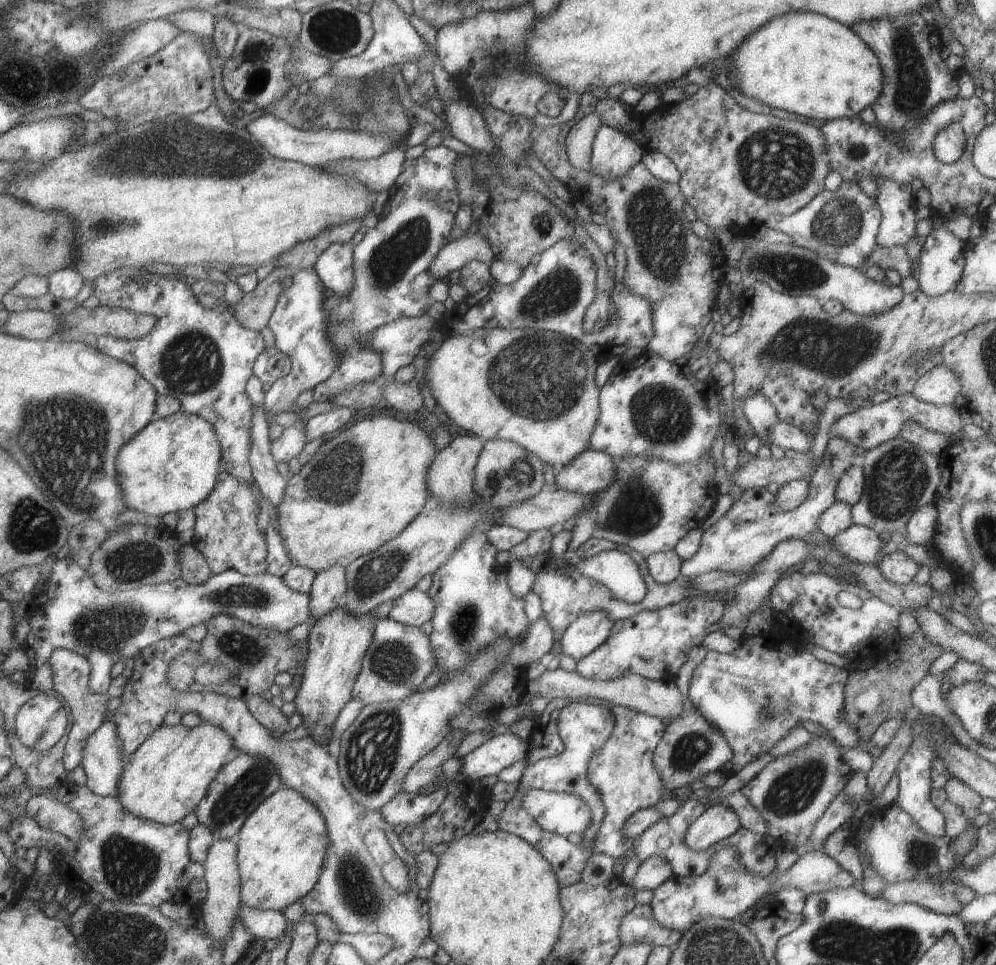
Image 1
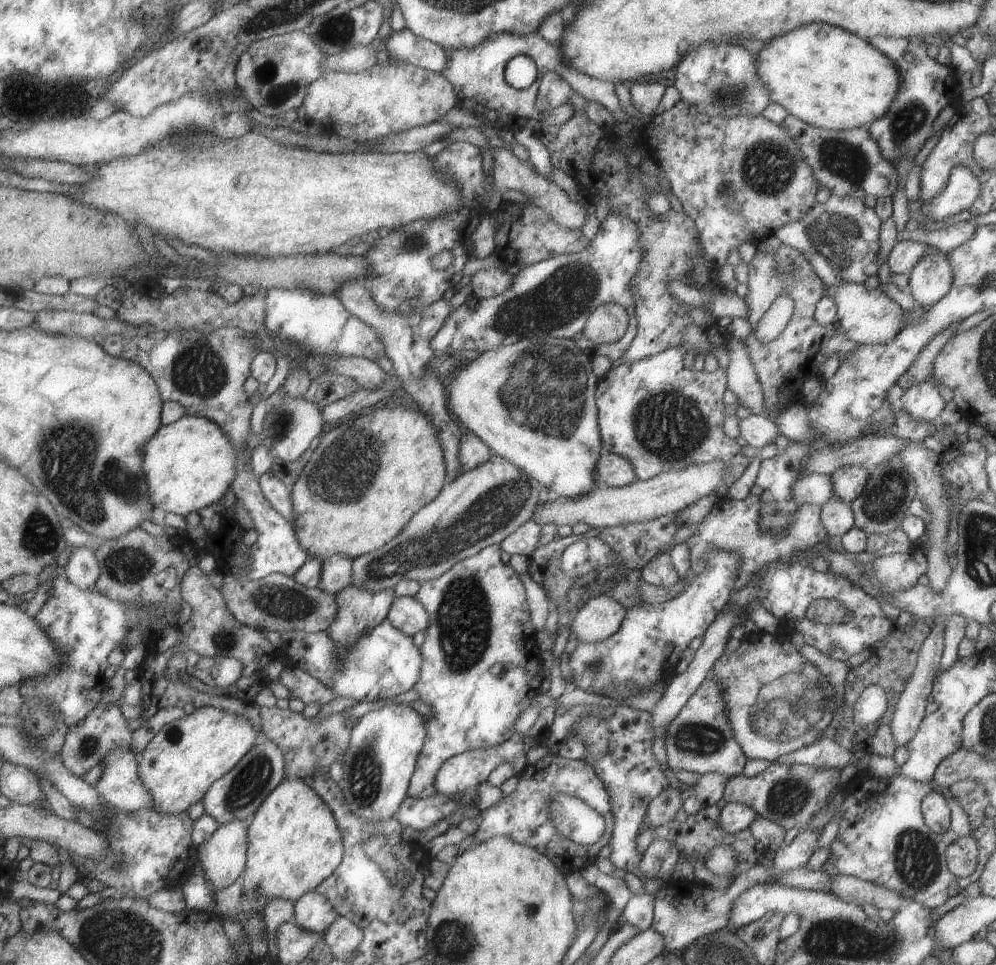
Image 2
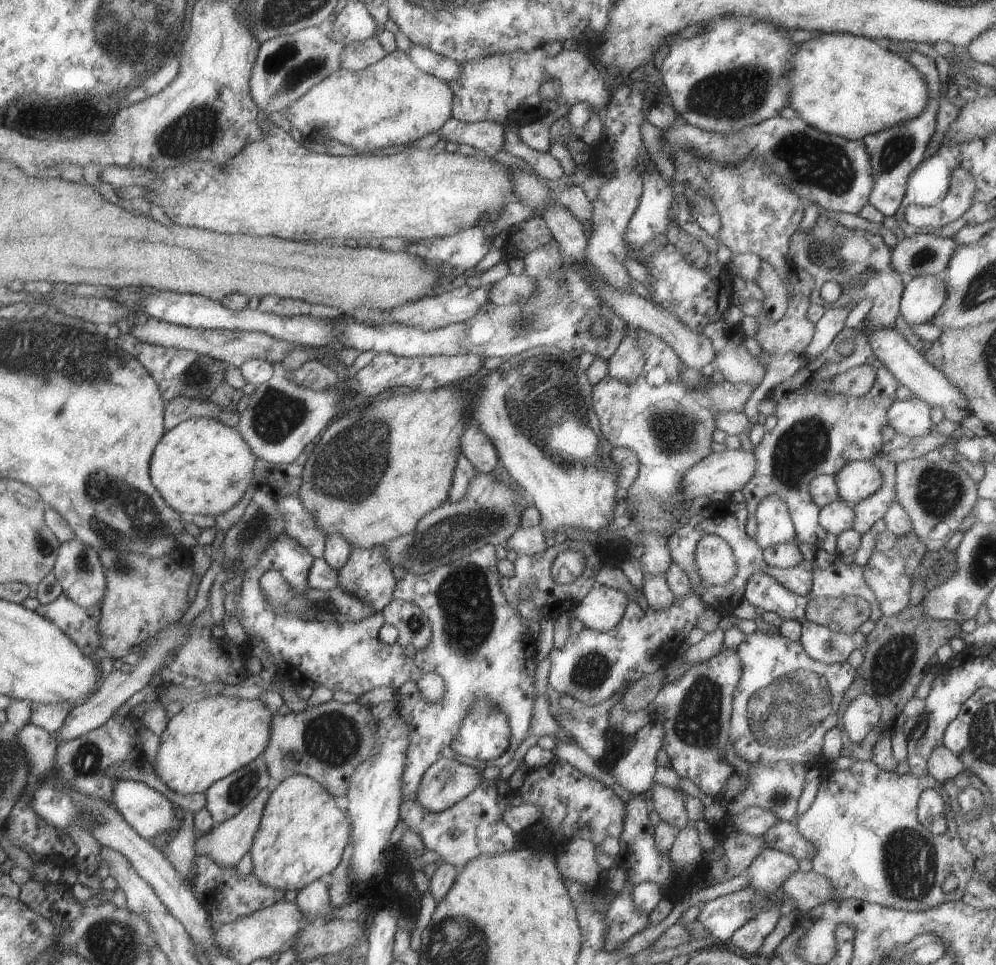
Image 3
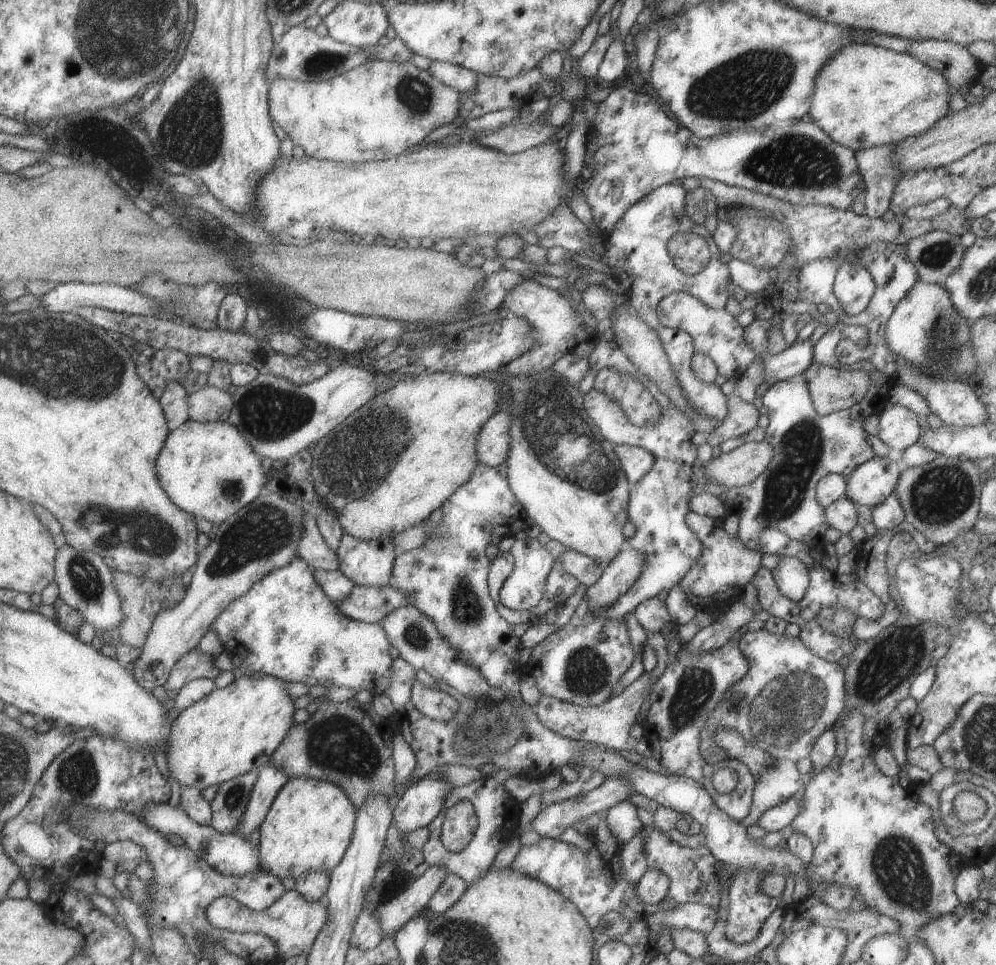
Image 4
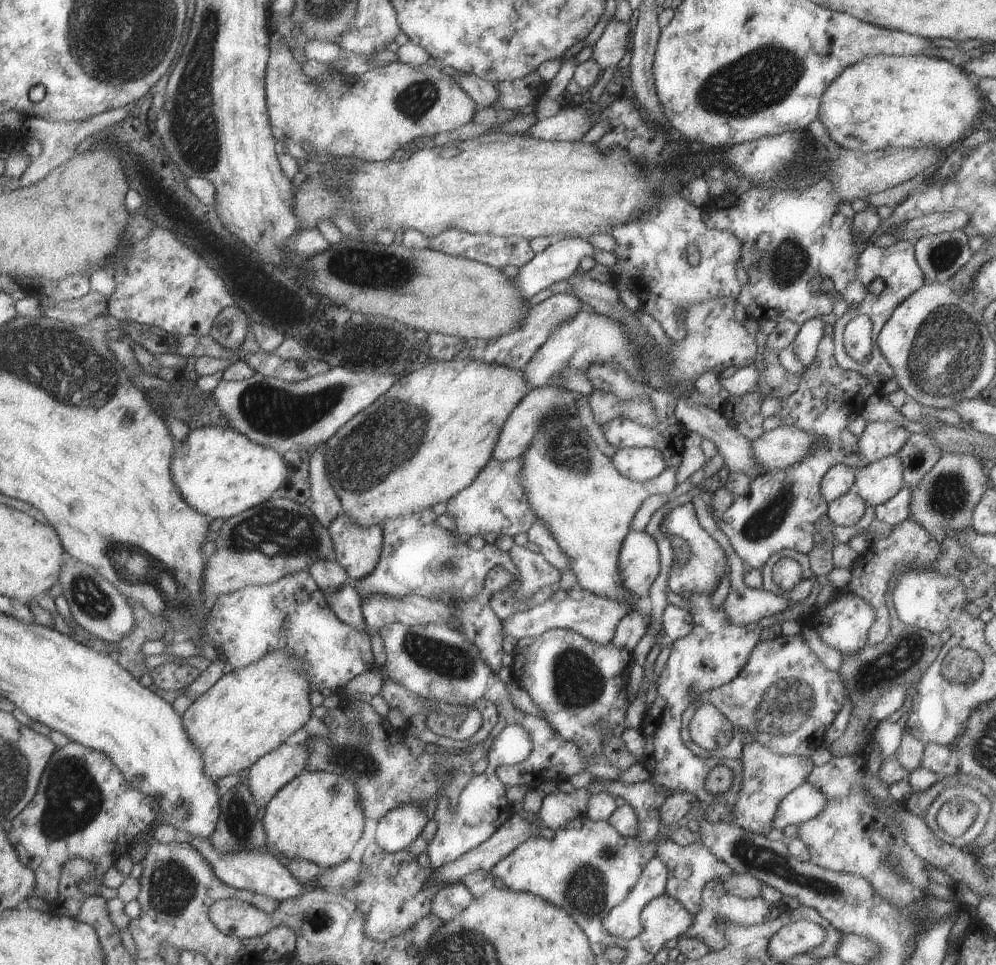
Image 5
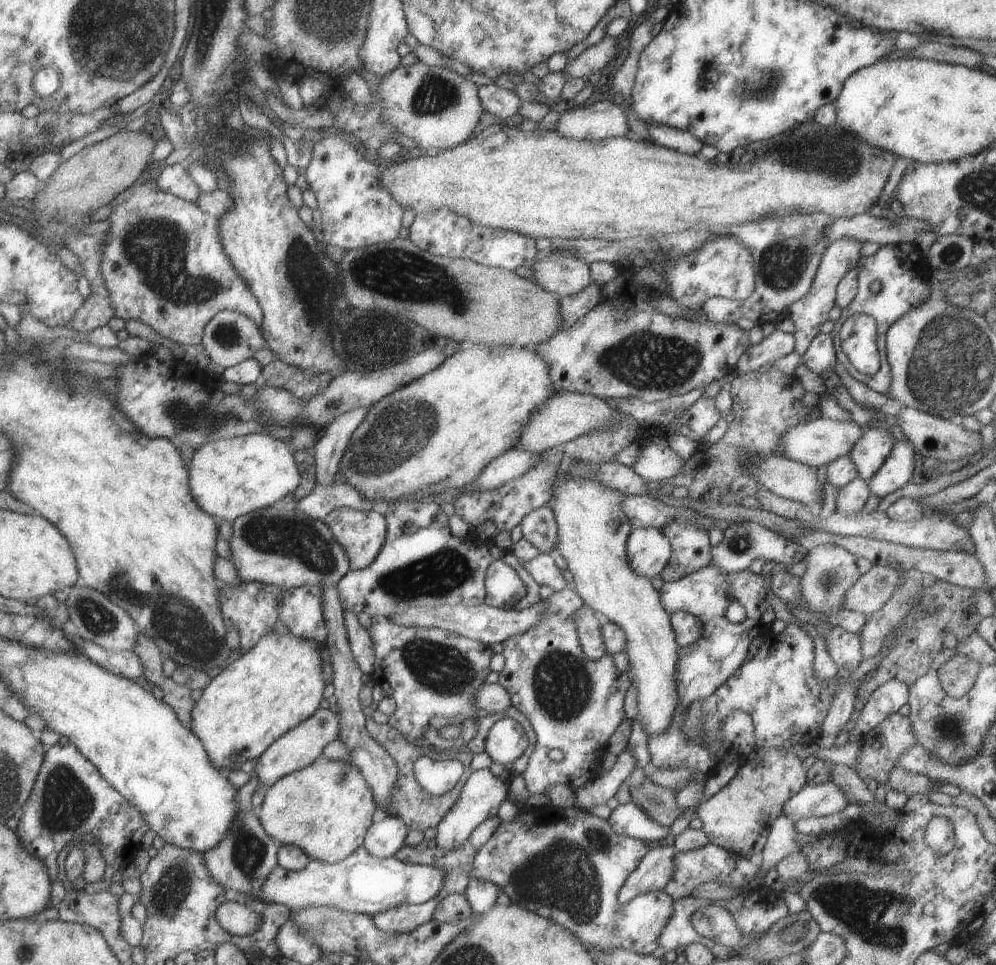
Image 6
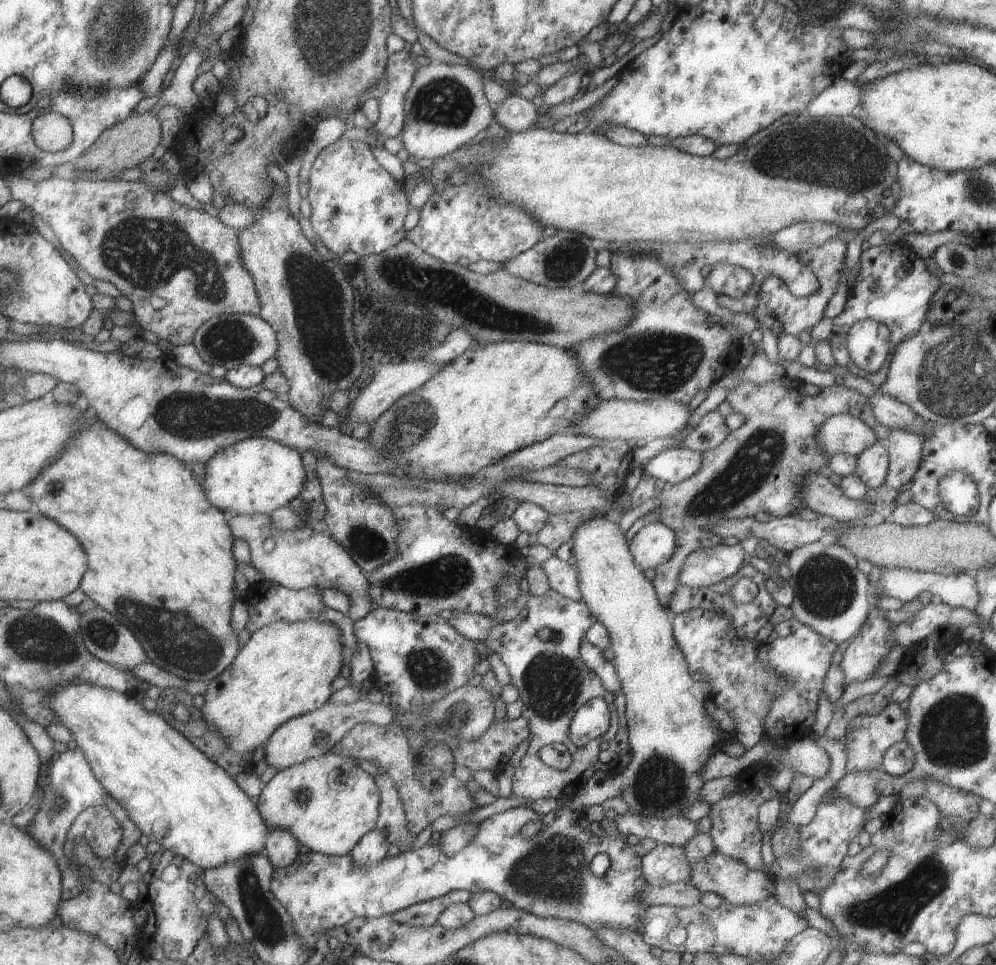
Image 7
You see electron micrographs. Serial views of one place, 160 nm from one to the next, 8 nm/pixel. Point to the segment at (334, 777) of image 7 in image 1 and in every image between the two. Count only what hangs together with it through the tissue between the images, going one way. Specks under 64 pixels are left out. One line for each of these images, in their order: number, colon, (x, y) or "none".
1: (280, 847)
2: (293, 843)
3: (302, 833)
4: (309, 824)
5: (317, 816)
6: (324, 809)

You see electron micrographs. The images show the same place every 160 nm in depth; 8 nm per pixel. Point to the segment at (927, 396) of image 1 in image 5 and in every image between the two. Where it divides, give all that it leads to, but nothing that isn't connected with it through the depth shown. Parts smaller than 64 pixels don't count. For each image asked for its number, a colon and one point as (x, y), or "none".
2: (922, 401)
3: (910, 418)
4: (898, 427)
5: (879, 438)

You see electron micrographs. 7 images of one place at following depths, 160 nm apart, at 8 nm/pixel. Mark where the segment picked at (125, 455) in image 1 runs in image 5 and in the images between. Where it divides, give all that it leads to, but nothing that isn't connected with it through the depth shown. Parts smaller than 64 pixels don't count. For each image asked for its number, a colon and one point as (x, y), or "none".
2: (187, 464)
3: (200, 467)
4: (208, 469)
5: (218, 472)

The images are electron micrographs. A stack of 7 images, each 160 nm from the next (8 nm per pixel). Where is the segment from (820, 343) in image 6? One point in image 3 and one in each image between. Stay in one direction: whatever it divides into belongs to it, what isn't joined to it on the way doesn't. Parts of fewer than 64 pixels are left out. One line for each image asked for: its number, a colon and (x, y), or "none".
3: (817, 432)
4: (805, 445)
5: (782, 510)

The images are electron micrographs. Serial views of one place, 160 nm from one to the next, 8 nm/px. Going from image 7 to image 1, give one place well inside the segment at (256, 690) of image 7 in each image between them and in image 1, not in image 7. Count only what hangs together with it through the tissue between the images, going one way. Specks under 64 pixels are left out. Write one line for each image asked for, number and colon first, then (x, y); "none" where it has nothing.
1: (165, 777)
2: (184, 757)
3: (205, 741)
4: (230, 731)
5: (248, 712)
6: (277, 683)

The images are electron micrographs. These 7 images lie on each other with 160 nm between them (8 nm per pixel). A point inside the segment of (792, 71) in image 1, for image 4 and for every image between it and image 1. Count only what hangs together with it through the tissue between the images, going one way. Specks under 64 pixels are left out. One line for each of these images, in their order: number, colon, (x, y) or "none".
2: (829, 78)
3: (841, 84)
4: (865, 95)

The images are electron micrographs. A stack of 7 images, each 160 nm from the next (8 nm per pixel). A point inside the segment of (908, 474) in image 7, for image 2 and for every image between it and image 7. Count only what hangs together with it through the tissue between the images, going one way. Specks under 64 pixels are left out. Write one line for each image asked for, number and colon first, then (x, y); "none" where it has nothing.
2: (848, 481)
3: (858, 480)
4: (871, 482)
5: (877, 481)
6: (897, 469)

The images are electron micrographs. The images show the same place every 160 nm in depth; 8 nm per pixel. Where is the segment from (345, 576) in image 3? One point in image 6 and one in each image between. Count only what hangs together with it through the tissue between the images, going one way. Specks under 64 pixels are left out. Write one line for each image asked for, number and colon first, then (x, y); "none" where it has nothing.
4: (365, 563)
5: (357, 549)
6: (360, 533)

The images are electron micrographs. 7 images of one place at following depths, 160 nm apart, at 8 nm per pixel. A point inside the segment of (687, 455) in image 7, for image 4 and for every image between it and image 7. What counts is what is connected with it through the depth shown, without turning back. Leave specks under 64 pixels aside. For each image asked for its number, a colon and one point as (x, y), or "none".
4: (635, 461)
5: (639, 464)
6: (654, 462)

